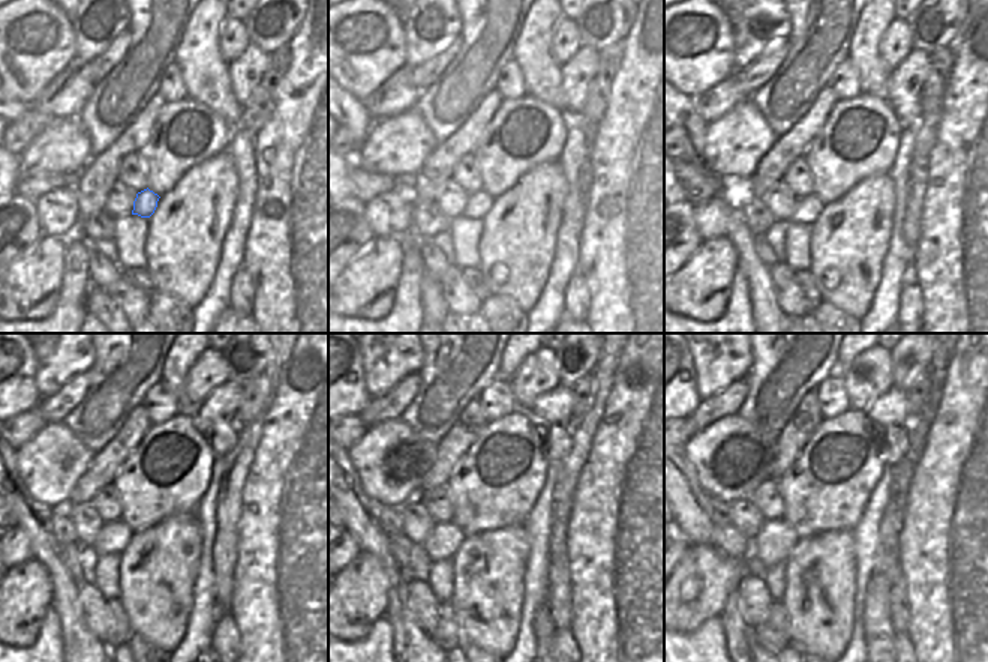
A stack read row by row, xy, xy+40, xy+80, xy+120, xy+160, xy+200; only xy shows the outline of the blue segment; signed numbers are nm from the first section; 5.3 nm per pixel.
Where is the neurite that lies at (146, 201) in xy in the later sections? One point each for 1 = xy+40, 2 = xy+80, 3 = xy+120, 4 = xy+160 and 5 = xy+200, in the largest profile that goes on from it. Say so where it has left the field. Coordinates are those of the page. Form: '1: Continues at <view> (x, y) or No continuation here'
1: Continues at xy+40 (479, 203)
2: Continues at xy+80 (808, 207)
3: Continues at xy+120 (111, 538)
4: Continues at xy+160 (444, 539)
5: Continues at xy+200 (775, 539).

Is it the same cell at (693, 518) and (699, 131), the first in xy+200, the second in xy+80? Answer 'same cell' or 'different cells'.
same cell

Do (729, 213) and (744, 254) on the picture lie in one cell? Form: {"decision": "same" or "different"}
{"decision": "different"}

